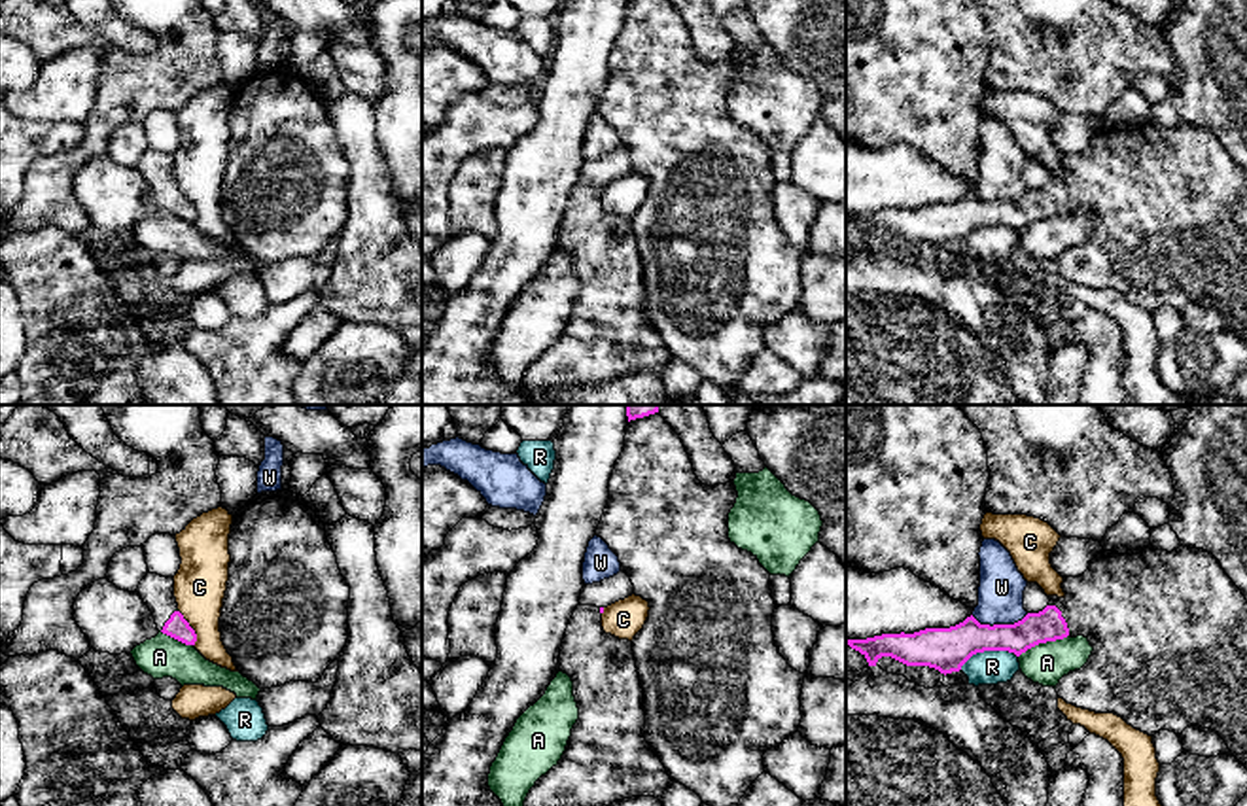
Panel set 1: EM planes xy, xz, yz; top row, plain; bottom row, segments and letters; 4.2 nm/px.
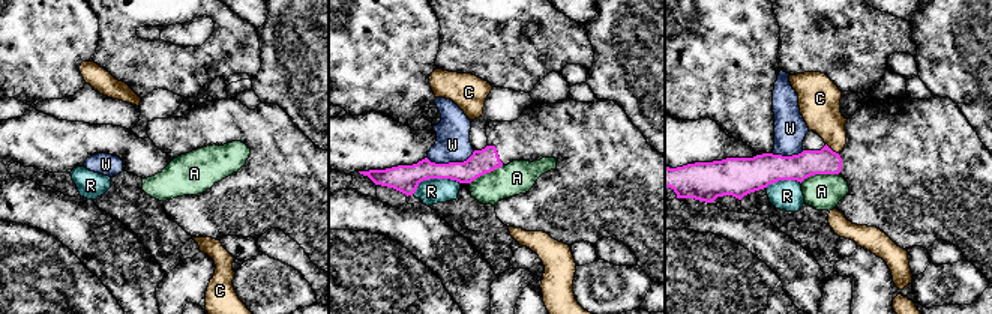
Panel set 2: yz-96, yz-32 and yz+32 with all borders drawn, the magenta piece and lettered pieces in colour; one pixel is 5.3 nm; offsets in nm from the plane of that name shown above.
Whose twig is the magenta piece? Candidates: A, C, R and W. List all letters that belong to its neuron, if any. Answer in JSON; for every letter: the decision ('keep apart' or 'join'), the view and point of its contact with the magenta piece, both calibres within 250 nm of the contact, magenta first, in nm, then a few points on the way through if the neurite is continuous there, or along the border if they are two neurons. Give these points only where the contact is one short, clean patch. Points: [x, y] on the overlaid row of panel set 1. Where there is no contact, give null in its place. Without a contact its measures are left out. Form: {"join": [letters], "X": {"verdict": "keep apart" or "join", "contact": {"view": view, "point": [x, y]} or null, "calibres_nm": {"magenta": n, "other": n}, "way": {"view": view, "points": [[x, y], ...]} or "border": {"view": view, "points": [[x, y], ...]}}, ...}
{"join": [], "A": {"verdict": "keep apart", "contact": {"view": "yz", "point": [1043, 642]}, "calibres_nm": {"magenta": 140, "other": 180}, "border": {"view": "yz", "points": [[1068, 634], [1039, 642], [1018, 657]]}}, "C": {"verdict": "keep apart", "contact": {"view": "xy", "point": [192, 629]}, "calibres_nm": {"magenta": 100, "other": 220}, "border": {"view": "xy", "points": [[178, 610], [195, 634], [193, 646]]}}, "R": {"verdict": "keep apart", "contact": {"view": "yz", "point": [988, 649]}, "calibres_nm": {"magenta": 190, "other": 140}, "border": {"view": "yz", "points": [[1017, 655], [1007, 651], [977, 651], [960, 668]]}}, "W": {"verdict": "keep apart", "contact": {"view": "yz", "point": [1000, 625]}, "calibres_nm": {"magenta": 190, "other": 190}, "border": {"view": "yz", "points": [[1028, 613], [1013, 623], [992, 625], [981, 625], [971, 615]]}}}

